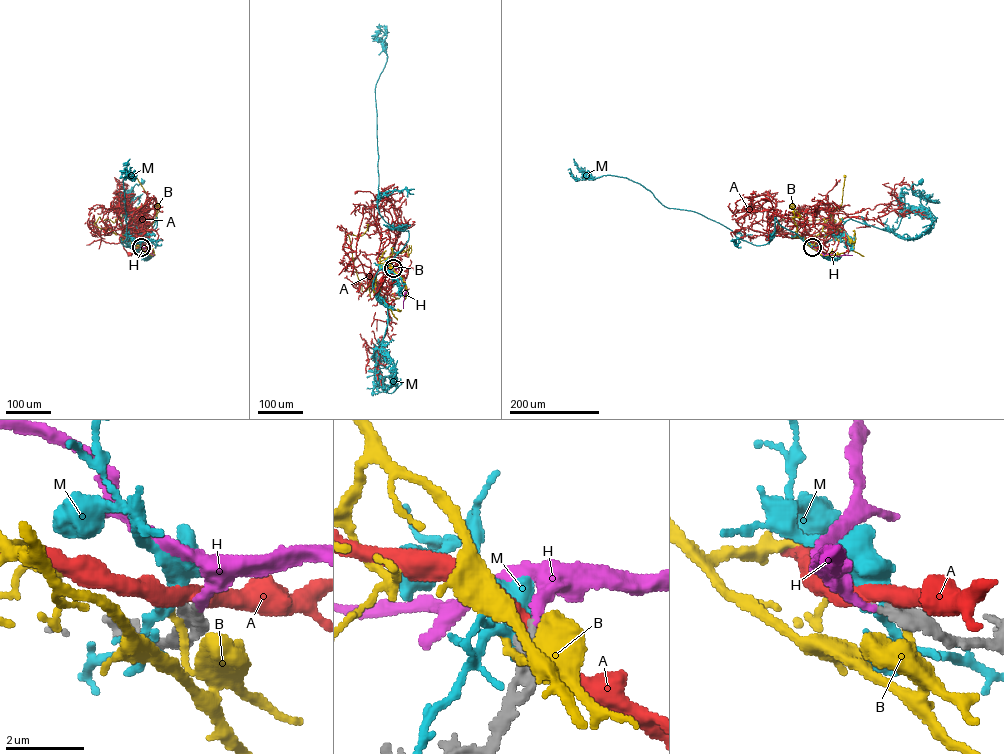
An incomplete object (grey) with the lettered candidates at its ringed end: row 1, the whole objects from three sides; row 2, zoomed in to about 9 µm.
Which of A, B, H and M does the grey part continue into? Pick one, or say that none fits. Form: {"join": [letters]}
{"join": ["H"]}

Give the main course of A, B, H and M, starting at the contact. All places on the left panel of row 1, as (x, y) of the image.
A: (141, 247), (133, 247), (121, 235), (128, 223), (122, 241), (128, 253)
B: (141, 248), (124, 235), (121, 223), (123, 212), (142, 205), (147, 197), (133, 176)
H: (141, 247), (154, 254), (151, 255)
M: (141, 247), (126, 247), (120, 238), (135, 219), (135, 224), (122, 230), (122, 210), (131, 187), (143, 182)

